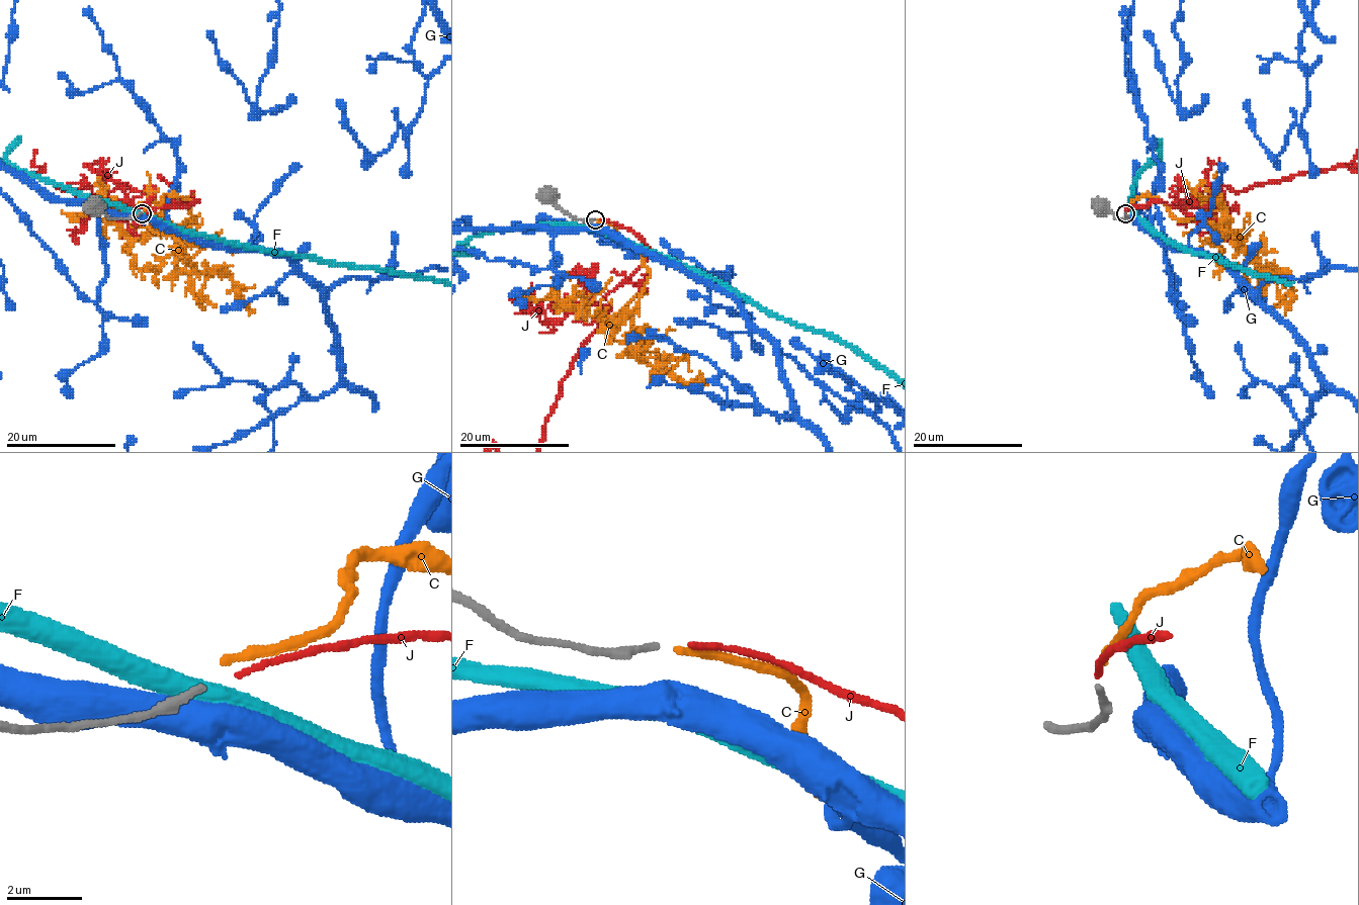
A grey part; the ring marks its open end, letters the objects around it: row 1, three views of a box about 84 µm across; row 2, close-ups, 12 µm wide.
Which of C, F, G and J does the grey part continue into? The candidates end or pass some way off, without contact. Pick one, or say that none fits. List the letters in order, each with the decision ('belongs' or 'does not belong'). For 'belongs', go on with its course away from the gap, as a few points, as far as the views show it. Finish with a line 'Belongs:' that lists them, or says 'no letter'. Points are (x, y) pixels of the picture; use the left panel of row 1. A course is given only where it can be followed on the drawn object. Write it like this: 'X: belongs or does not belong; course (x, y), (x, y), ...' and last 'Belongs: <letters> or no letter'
C: does not belong
F: does not belong
G: does not belong
J: belongs
Belongs: J

